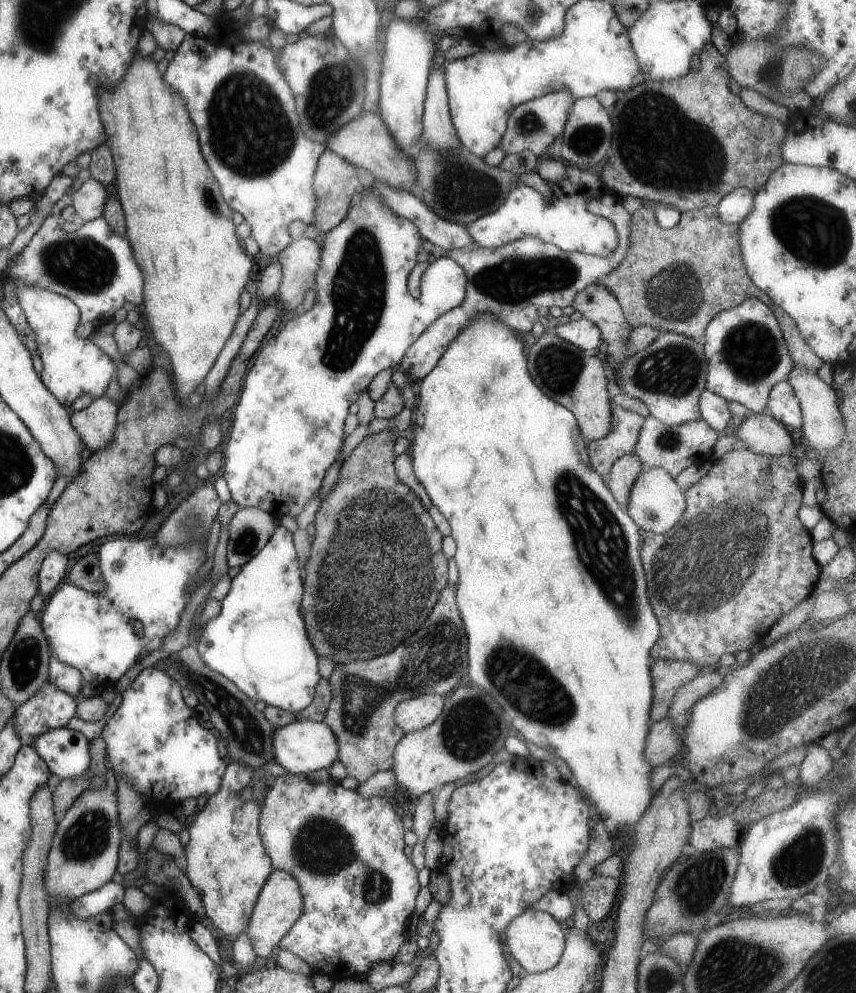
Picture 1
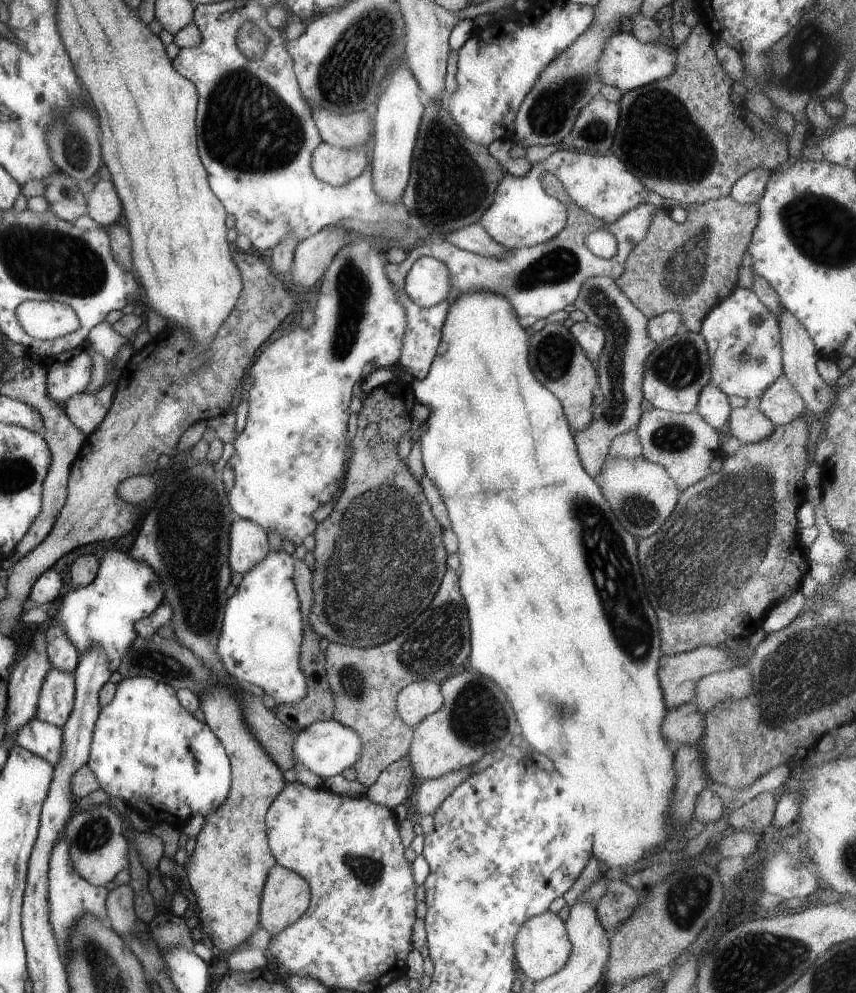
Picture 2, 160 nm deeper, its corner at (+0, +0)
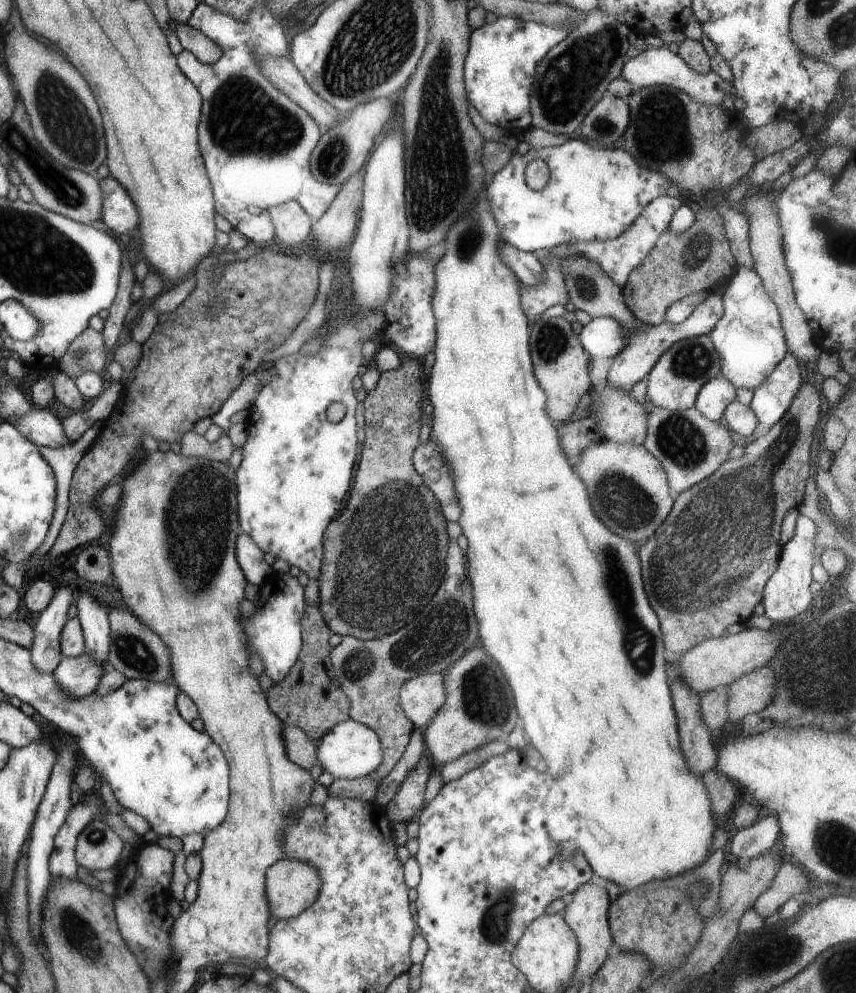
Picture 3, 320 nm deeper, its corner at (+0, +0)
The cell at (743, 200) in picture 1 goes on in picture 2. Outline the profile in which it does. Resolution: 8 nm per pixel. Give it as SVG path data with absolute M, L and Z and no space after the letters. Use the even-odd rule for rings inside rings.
M765 167L751 169L733 183L729 197L738 203L757 204L771 173Z

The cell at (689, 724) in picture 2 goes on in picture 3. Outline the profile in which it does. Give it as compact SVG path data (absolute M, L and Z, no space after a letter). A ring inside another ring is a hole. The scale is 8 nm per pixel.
M726 686L705 691L699 697L700 715L706 727L710 732L713 732L713 730L715 730L715 732L721 730L728 712L726 707L728 699Z

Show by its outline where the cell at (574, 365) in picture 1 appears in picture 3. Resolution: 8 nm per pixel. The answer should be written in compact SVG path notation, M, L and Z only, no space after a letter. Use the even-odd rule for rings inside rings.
M539 316L530 322L528 329L533 374L539 388L545 393L545 410L551 420L574 418L581 407L579 398L591 388L587 377L591 356L581 346L569 324L563 317Z

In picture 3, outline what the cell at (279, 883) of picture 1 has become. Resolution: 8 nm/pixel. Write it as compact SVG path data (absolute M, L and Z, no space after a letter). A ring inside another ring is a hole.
M290 858L275 861L267 868L265 876L265 892L270 916L275 916L281 922L289 917L297 916L309 908L315 902L315 897L319 894L322 883L315 867L309 863L291 860Z

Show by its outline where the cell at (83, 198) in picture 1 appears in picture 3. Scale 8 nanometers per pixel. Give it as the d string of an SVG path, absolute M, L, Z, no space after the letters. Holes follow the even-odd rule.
M111 175L99 178L102 192L100 220L115 234L125 234L137 226L137 210L123 190L123 186Z

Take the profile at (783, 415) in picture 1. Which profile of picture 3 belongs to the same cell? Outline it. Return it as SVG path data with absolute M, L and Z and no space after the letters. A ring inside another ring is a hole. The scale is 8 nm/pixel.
M786 351L775 368L753 389L748 407L761 424L773 426L790 407L801 382L797 364L794 356Z

